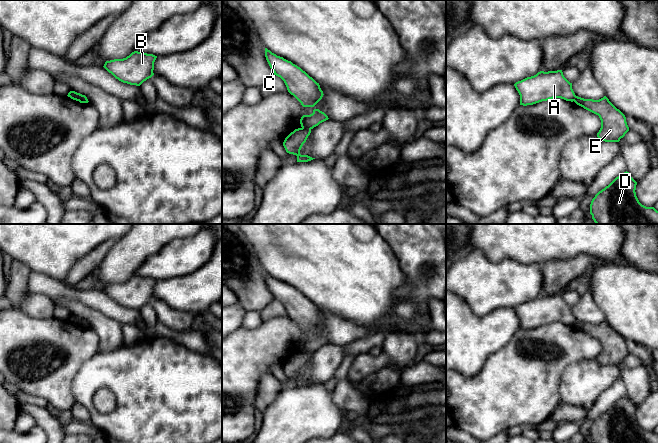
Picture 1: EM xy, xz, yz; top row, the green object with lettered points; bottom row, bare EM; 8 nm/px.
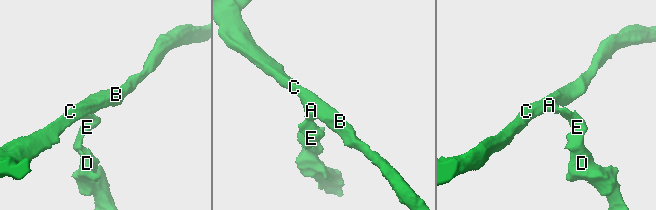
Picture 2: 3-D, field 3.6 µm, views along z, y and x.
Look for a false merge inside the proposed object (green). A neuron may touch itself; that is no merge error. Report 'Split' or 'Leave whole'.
Split

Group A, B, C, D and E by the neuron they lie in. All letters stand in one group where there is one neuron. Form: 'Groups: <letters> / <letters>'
Groups: A B C / D E

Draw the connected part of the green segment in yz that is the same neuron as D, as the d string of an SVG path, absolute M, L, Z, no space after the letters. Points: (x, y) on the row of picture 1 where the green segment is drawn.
M629 172L621 173L599 191L590 204L596 224L658 224L658 211L642 205L636 196L637 182Z

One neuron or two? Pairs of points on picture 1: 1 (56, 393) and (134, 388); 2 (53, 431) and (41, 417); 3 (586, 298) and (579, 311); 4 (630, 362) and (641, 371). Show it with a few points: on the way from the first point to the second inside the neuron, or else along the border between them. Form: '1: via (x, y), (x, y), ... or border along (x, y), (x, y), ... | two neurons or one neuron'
1: border along (79, 369), (72, 383), (72, 395), (75, 401) | two neurons
2: via (52, 428), (44, 420) | one neuron
3: via (586, 301), (582, 308) | one neuron
4: border along (623, 361), (623, 364), (630, 368), (641, 363) | two neurons

